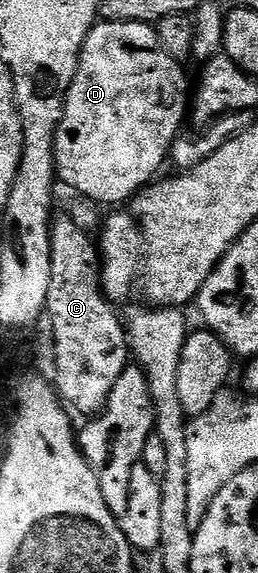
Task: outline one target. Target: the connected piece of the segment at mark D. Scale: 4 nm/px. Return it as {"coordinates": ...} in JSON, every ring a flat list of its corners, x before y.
{"coordinates":[[136,20,95,23,79,51,76,78,70,80,62,117,54,130,57,179,75,188,79,197,95,200,100,206,122,206,137,196,159,175,157,172,165,160,167,163,174,142,183,131,182,119,188,116,188,88,186,92,186,72,182,68,185,67,160,46,158,33,149,23]]}

